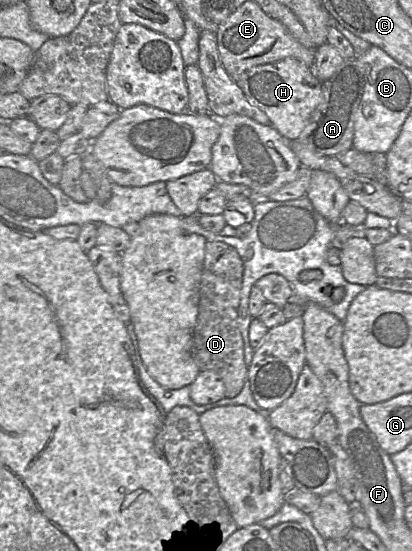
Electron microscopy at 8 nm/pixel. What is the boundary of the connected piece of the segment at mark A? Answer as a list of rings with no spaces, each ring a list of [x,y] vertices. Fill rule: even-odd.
[[[356,58],[345,59],[335,73],[322,83],[322,101],[313,112],[297,142],[315,154],[338,156],[352,148],[355,114],[365,85],[365,77]]]

